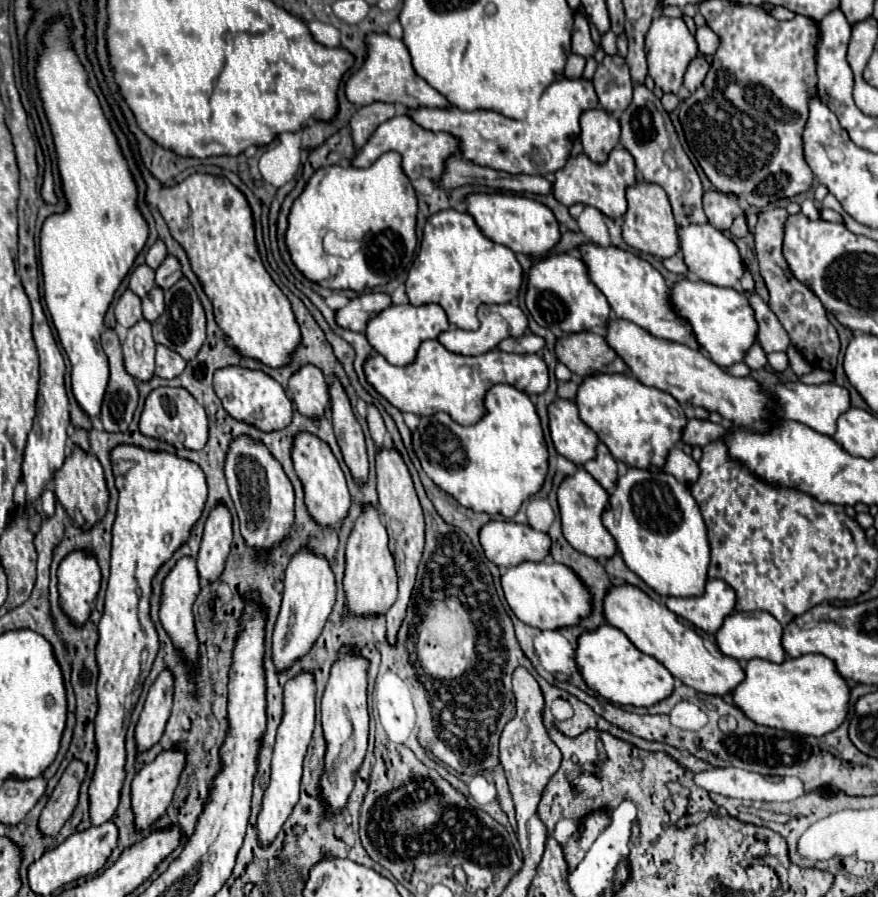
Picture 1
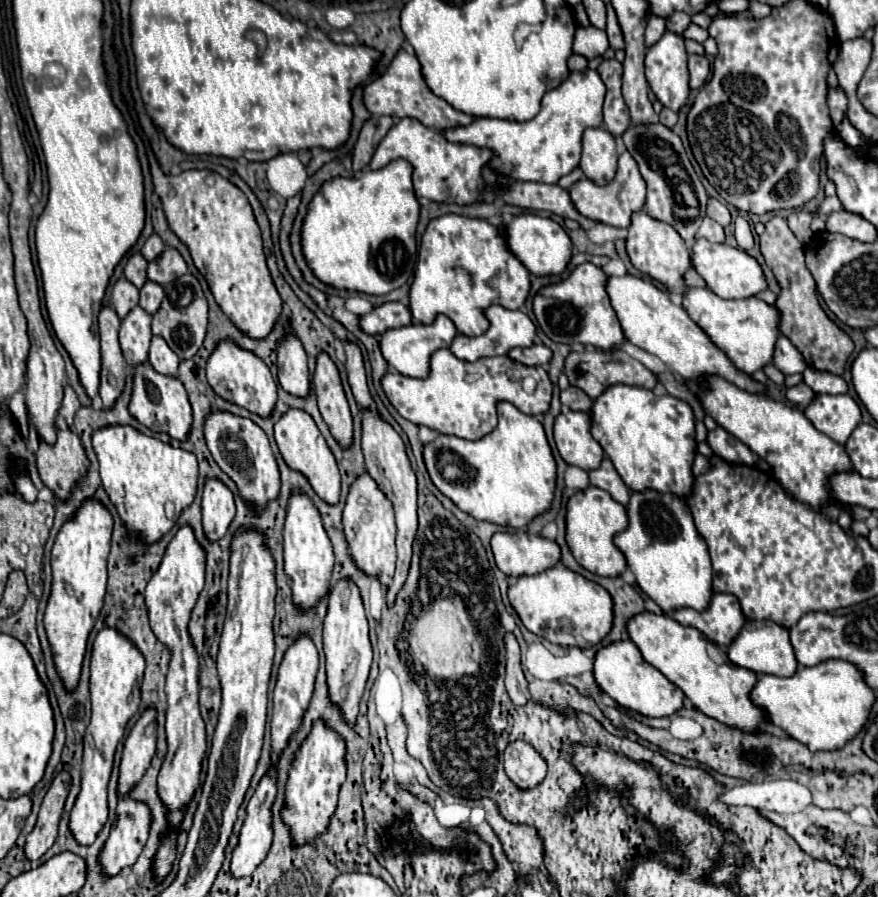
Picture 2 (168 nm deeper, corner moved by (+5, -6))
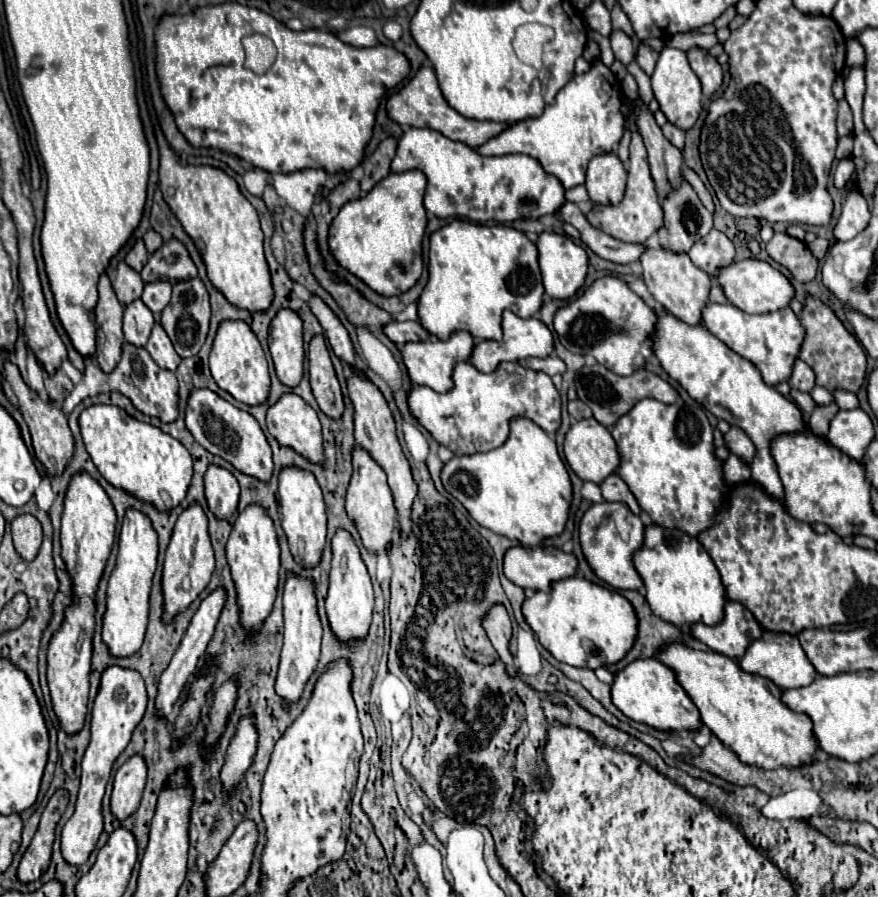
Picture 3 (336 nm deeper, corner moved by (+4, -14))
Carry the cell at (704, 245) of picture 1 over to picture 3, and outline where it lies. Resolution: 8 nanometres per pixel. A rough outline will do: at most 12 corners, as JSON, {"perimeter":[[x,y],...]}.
{"perimeter":[[749,258],[719,272],[729,302],[749,314],[787,308],[795,288]]}

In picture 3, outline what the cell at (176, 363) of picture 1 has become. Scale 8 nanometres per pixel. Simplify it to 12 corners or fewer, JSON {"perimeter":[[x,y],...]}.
{"perimeter":[[155,322],[147,352],[167,370],[179,366],[175,352],[163,326]]}

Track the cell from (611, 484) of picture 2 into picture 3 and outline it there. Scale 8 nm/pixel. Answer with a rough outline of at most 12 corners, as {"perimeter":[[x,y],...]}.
{"perimeter":[[611,474],[601,492],[607,502],[625,502],[633,514],[641,508],[629,486]]}

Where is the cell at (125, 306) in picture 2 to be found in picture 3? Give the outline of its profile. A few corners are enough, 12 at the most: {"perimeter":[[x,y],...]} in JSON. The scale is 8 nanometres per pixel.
{"perimeter":[[125,262],[117,266],[113,290],[121,304],[137,300],[145,282]]}

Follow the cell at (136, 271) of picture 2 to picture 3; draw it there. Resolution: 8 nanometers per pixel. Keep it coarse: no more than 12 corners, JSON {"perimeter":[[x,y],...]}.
{"perimeter":[[143,240],[133,244],[125,262],[137,272],[149,258]]}

